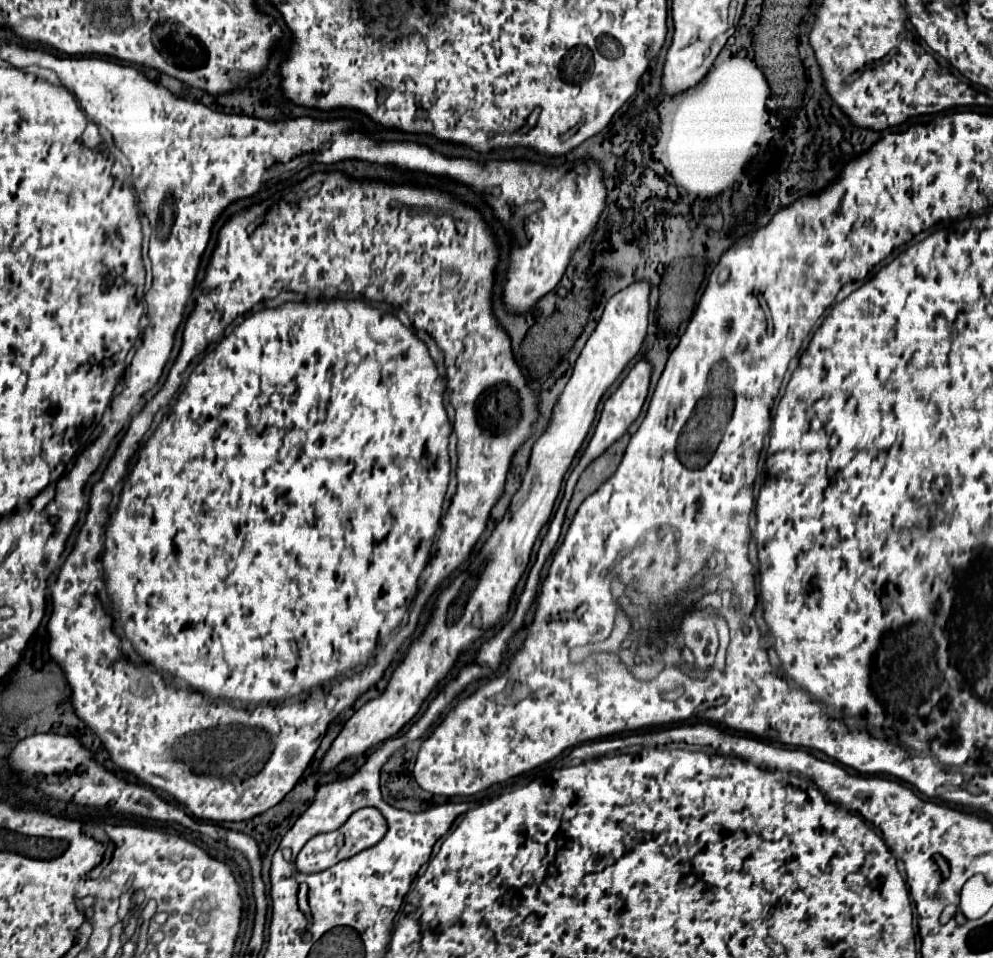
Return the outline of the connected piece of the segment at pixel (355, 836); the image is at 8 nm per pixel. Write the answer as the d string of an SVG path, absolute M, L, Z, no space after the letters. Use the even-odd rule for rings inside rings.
M363 807L359 811L355 811L347 823L343 827L339 827L337 831L333 833L327 833L327 835L317 835L313 839L309 839L309 843L299 851L297 855L297 871L299 873L319 873L319 871L325 871L329 867L333 867L335 863L347 859L347 857L353 857L355 853L367 849L367 847L373 847L375 843L379 843L387 833L387 821L385 817L381 815L379 809L375 807Z

